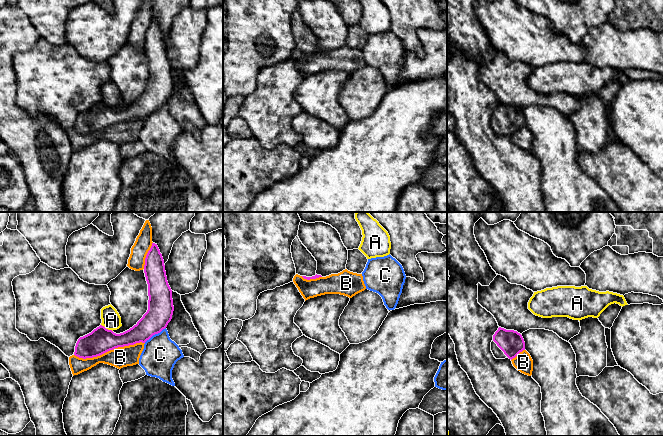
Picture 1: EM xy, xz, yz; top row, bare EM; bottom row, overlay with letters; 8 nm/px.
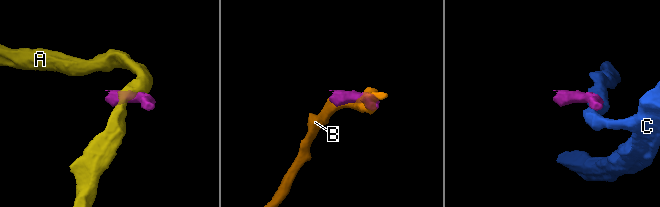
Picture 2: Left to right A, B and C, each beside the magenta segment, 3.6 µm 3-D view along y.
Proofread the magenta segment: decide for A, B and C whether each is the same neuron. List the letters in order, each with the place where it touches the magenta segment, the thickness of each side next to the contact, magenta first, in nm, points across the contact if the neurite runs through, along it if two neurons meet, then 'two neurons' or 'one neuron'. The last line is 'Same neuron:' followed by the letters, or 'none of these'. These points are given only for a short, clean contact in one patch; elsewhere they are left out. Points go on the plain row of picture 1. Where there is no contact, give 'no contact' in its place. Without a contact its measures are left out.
A: contact xy (107, 105); calibres 200 and 160 nm; two neurons
B: contact xy (109, 126); calibres 200 and 170 nm; two neurons
C: contact xy (154, 110); calibres 200 and 280 nm; two neurons
Same neuron: none of these

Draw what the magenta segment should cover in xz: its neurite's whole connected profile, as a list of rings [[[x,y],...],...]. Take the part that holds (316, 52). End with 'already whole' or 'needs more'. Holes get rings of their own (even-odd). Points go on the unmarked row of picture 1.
[[[298,11],[292,18],[291,29],[296,44],[296,50],[307,56],[322,53],[316,50],[317,37],[302,20]]]; needs more

